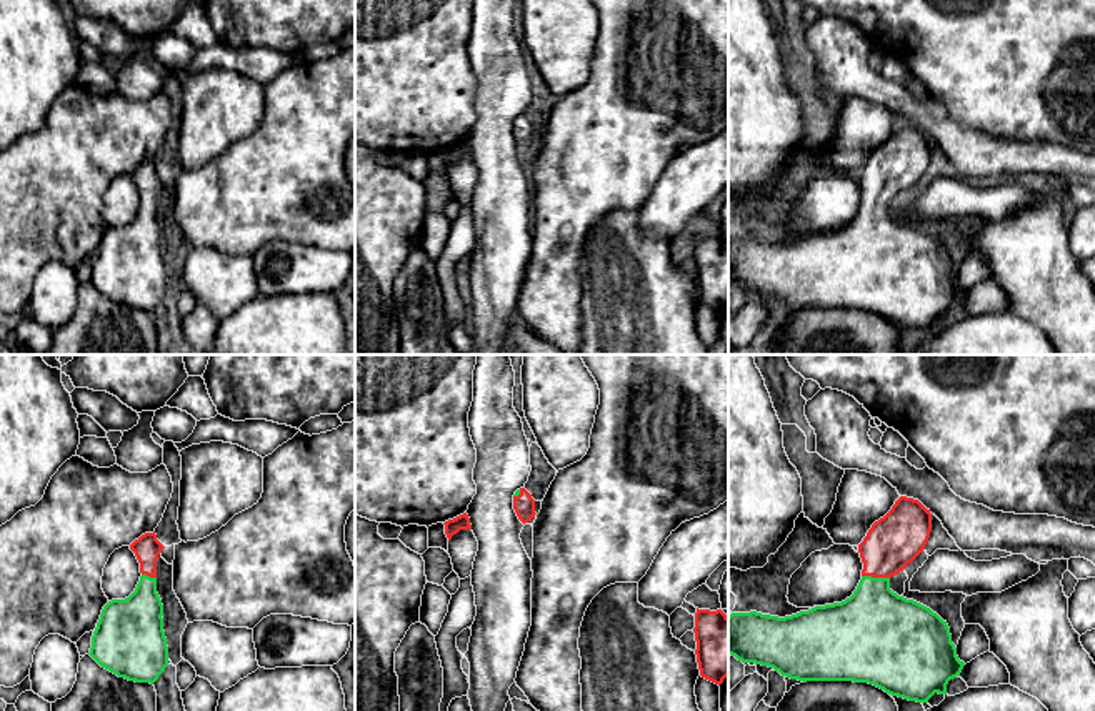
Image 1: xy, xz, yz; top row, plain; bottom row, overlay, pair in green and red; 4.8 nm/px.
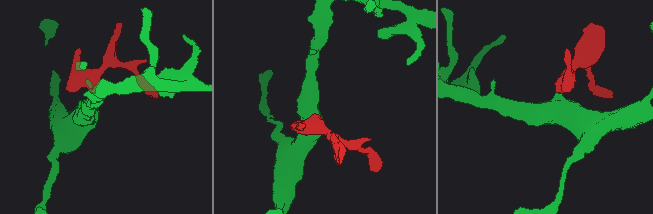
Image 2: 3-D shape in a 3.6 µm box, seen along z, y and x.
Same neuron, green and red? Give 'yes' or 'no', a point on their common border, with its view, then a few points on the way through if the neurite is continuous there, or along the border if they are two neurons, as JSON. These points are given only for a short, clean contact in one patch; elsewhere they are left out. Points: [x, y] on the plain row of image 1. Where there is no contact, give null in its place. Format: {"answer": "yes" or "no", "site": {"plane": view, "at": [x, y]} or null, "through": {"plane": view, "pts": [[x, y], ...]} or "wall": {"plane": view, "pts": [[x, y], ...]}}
{"answer": "yes", "site": {"plane": "yz", "at": [875, 205]}, "through": {"plane": "yz", "pts": [[875, 257], [875, 205], [885, 177], [895, 167]]}}

